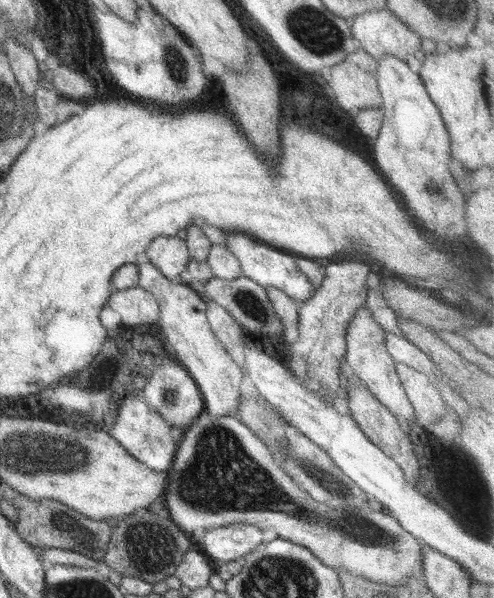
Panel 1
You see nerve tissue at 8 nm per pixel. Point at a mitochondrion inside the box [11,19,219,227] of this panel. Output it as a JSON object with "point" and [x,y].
{"point":[175,59]}

